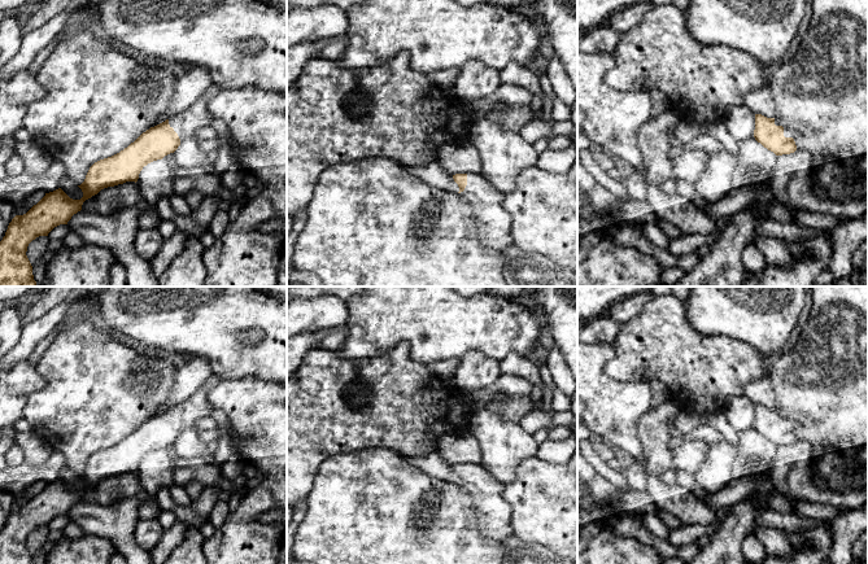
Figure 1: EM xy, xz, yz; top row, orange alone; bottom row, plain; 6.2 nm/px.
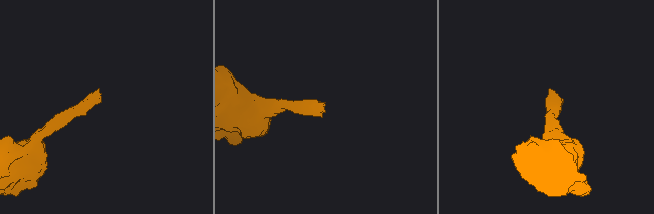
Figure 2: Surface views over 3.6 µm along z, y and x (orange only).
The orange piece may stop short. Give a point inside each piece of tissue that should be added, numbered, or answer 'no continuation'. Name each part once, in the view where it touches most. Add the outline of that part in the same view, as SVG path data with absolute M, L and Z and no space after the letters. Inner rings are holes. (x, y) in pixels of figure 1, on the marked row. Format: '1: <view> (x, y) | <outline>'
1: xy (187, 122) | M215 84L189 108L169 118L170 127L178 134L180 140L189 139L201 128L211 124L213 117L208 109L208 101L215 96L221 88Z

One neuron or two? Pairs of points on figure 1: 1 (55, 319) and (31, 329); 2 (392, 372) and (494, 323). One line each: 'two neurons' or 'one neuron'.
1: one neuron
2: two neurons

